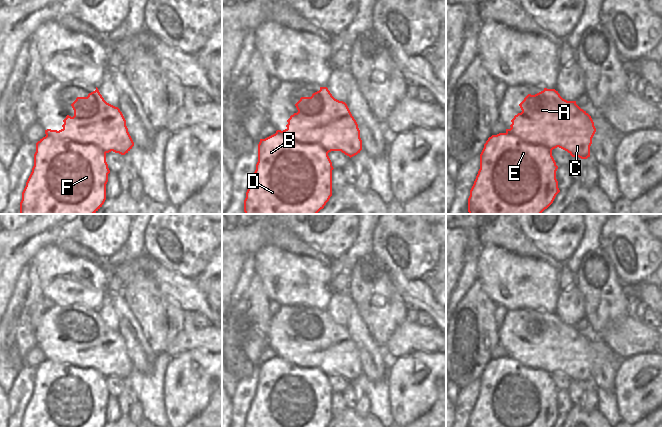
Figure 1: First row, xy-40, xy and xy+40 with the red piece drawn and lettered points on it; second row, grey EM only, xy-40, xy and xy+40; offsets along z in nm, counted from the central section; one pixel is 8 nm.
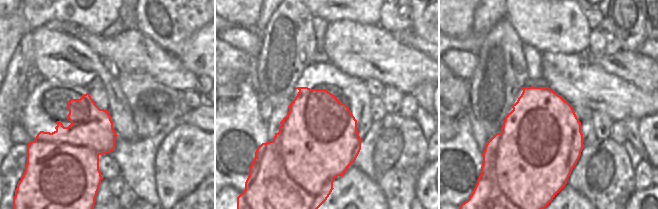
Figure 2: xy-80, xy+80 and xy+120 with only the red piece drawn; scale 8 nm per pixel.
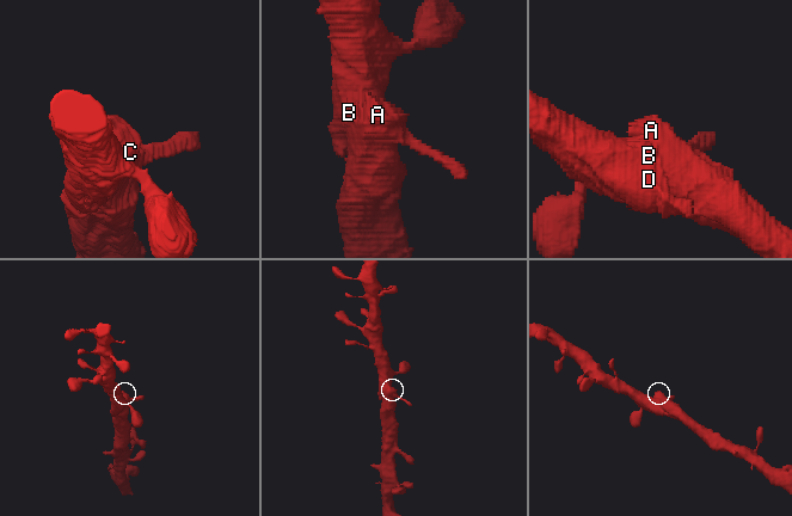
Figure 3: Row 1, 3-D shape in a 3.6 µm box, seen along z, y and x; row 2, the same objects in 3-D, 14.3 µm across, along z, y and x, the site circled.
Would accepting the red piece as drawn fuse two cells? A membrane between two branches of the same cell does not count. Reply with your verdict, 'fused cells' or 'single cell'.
single cell

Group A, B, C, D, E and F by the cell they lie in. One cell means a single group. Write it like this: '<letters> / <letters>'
A B C D E F

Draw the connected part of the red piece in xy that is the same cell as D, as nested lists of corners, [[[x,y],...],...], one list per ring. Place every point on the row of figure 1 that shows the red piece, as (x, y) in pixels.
[[[320,87],[320,90],[313,93],[311,97],[301,97],[295,106],[298,112],[291,115],[287,120],[288,124],[286,125],[287,128],[285,130],[277,130],[275,134],[265,139],[260,139],[258,144],[258,162],[256,164],[256,170],[250,180],[246,198],[244,200],[245,214],[317,214],[324,208],[332,196],[332,170],[334,168],[328,153],[331,151],[341,151],[351,158],[362,150],[362,140],[360,138],[360,130],[356,120],[352,116],[347,104],[335,99],[327,87]]]

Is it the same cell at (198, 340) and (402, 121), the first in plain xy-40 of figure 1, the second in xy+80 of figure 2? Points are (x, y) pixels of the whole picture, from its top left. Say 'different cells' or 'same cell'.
same cell

